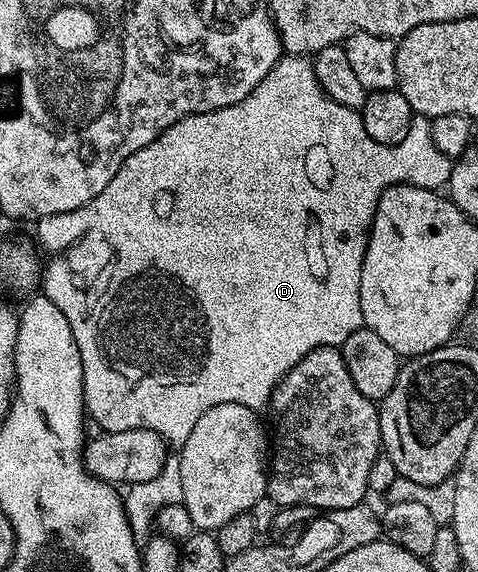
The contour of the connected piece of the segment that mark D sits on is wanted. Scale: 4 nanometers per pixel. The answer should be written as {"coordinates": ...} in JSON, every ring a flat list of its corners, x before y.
{"coordinates":[[283,55,269,71,269,75,265,75,265,79,261,79,261,83,257,83,255,90,244,101,229,107,214,109,208,113,189,115,185,119,173,123,173,127,169,127,161,135,157,135,157,139,153,139,153,143,141,147,141,151,133,151,133,155,129,155,129,159,125,159,125,163,121,163,121,171,117,171,117,175,113,175,113,179,109,179,109,187,105,187,105,191,101,191,101,195,97,195,97,199,93,199,77,211,69,211,56,217,42,217,37,223,37,229,39,229,37,245,45,258,41,265,41,293,42,296,48,297,53,303,57,303,61,315,65,315,65,319,69,319,69,328,73,331,73,339,77,343,77,351,81,355,83,403,86,416,90,420,92,417,100,425,98,428,105,433,129,431,130,429,148,429,149,431,157,431,157,435,161,435,168,446,180,447,186,443,189,433,196,426,201,415,204,415,205,411,209,411,211,407,216,407,219,403,239,403,256,411,262,410,262,405,264,408,270,402,271,392,275,390,280,379,290,369,297,367,297,363,301,363,301,359,305,359,305,355,309,355,309,351,324,347,342,347,345,339,349,339,349,335,353,335,353,331,364,328,363,312,361,311,361,267,367,250,367,238,371,236,371,224,375,218,377,203,381,199,381,195,394,185,415,185,418,189,439,191,446,186,451,174,452,158,446,157,441,151,437,151,431,134,431,123,432,118,430,117,412,116,409,135,405,135,405,139,401,139,399,145,377,143,365,131,363,118,356,110,329,99,329,95,323,93,323,88,317,83,314,64,306,56]]}

